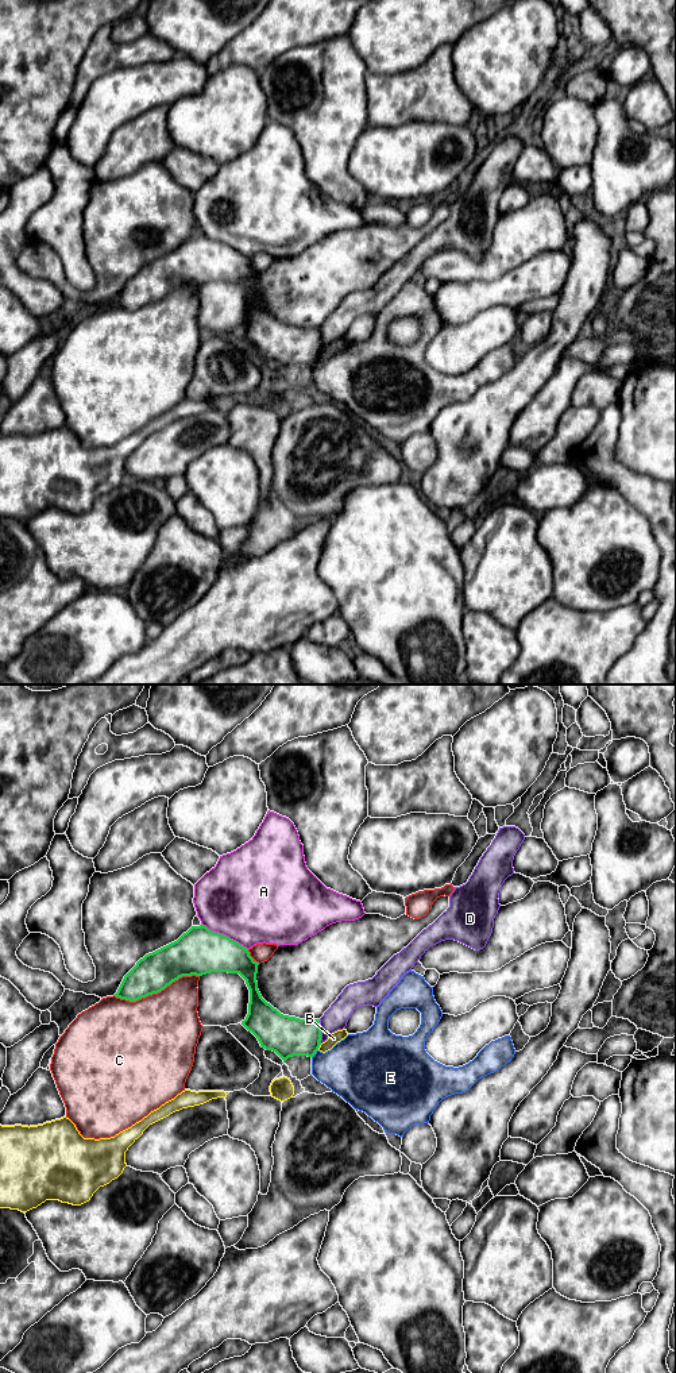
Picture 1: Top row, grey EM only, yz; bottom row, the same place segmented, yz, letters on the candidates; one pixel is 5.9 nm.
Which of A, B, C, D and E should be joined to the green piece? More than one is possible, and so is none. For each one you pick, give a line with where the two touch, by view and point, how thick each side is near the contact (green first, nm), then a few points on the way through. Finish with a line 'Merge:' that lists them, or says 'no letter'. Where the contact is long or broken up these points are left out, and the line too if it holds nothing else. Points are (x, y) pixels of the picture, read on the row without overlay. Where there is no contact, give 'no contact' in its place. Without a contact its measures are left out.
Merge: no letter

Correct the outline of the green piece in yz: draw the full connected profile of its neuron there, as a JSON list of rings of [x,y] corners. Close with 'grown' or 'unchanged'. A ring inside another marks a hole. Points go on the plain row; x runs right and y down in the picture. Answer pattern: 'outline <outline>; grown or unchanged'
outline [[[201,232],[200,235],[192,235],[177,250],[140,267],[124,285],[115,305],[136,311],[161,301],[182,285],[202,285],[210,281],[239,282],[250,298],[248,323],[242,333],[258,347],[260,355],[275,360],[283,371],[293,365],[313,366],[321,354],[320,328],[300,328],[283,324],[267,312],[258,298],[258,274],[259,271],[250,265],[247,257],[224,243],[209,239]]]; unchanged

